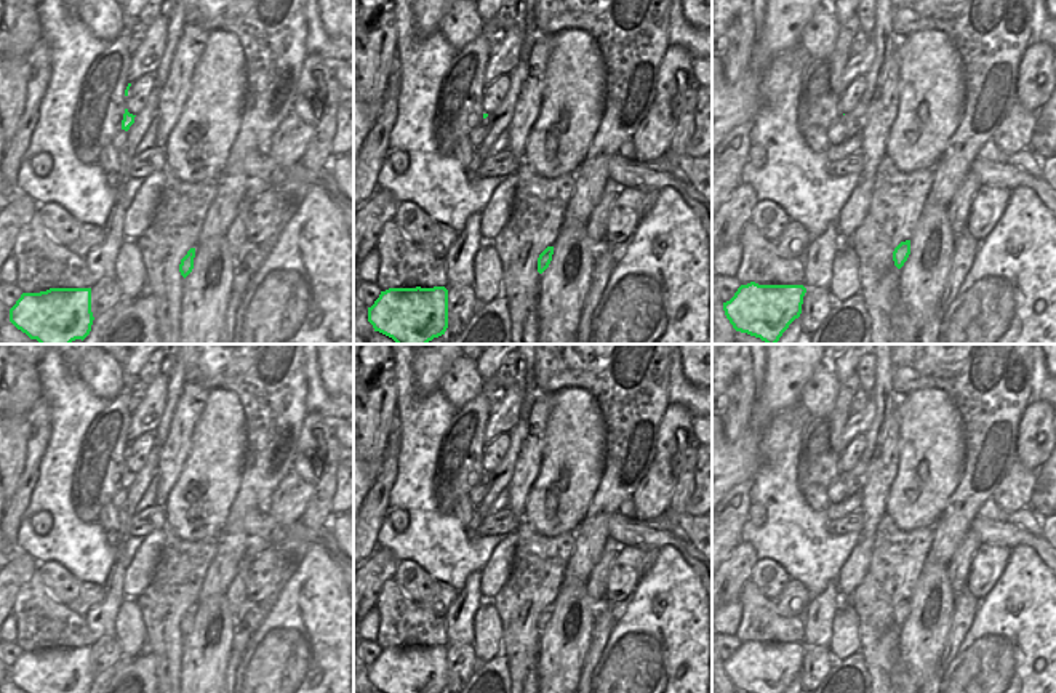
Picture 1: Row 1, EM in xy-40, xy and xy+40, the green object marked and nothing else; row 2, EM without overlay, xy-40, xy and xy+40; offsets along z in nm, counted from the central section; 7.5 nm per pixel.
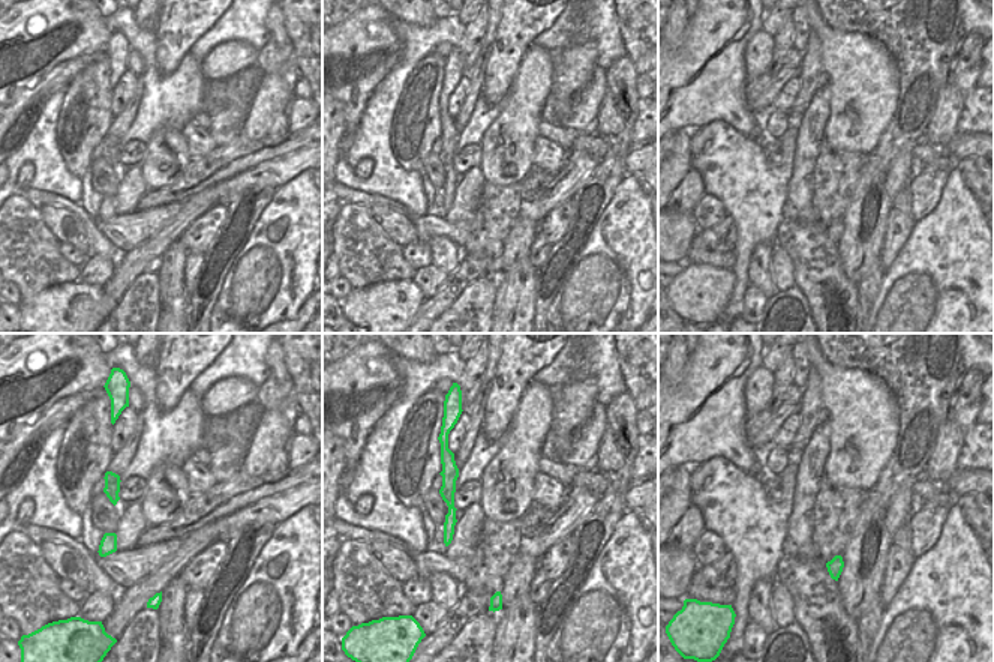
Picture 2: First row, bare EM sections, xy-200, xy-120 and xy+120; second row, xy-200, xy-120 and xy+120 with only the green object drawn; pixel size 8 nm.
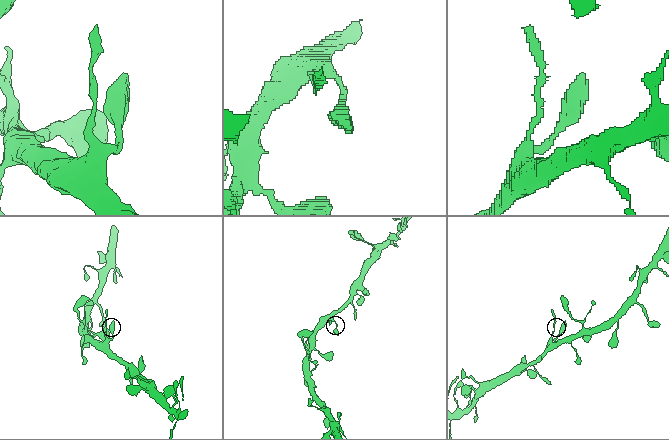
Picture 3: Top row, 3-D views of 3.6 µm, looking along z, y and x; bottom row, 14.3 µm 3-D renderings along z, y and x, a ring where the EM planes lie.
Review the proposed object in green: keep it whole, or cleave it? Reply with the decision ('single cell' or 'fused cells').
single cell

